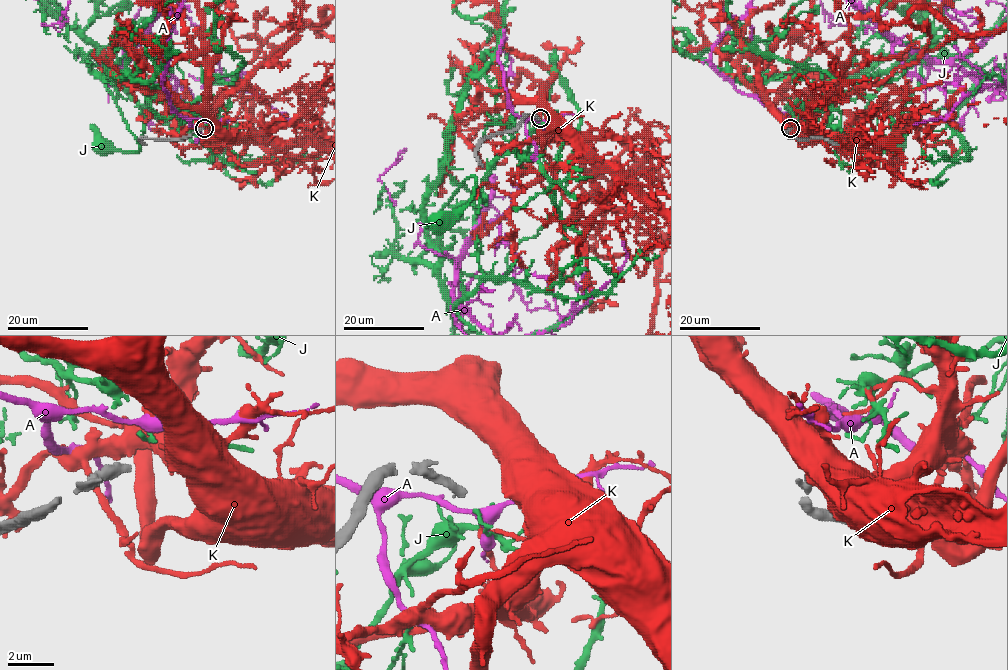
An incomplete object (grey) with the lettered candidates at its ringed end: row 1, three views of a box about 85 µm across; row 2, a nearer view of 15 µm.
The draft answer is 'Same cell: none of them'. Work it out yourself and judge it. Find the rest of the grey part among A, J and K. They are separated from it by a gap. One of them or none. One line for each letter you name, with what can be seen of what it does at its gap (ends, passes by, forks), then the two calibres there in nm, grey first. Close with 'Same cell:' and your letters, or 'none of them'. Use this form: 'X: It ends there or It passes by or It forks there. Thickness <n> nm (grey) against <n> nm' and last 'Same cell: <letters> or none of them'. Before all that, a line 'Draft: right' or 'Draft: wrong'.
Draft: wrong
K: It ends there. Thickness 400 nm (grey) against 650 nm
Same cell: K

